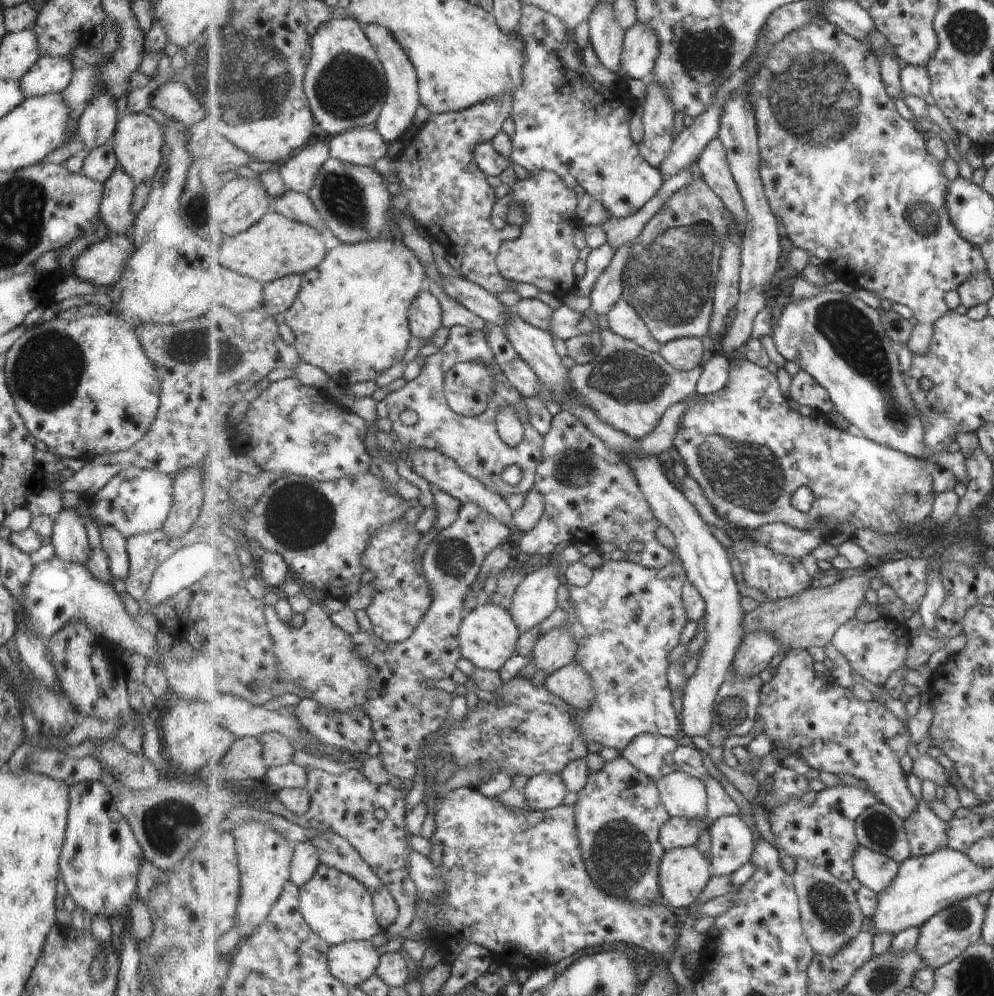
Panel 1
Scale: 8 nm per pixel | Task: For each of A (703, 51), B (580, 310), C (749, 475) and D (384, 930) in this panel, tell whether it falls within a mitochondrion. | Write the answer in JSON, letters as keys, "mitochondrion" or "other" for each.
{"A":"mitochondrion","B":"other","C":"mitochondrion","D":"other"}

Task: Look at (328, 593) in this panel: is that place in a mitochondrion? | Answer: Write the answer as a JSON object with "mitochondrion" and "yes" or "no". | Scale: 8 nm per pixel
{"mitochondrion":"no"}

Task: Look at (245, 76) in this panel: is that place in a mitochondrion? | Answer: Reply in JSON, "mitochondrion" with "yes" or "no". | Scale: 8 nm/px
{"mitochondrion":"yes"}

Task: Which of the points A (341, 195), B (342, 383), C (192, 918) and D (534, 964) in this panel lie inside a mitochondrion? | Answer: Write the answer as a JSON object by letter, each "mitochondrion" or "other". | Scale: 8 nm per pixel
{"A":"mitochondrion","B":"other","C":"other","D":"other"}

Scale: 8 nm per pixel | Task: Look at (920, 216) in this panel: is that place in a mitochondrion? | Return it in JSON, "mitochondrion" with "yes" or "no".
{"mitochondrion":"yes"}

